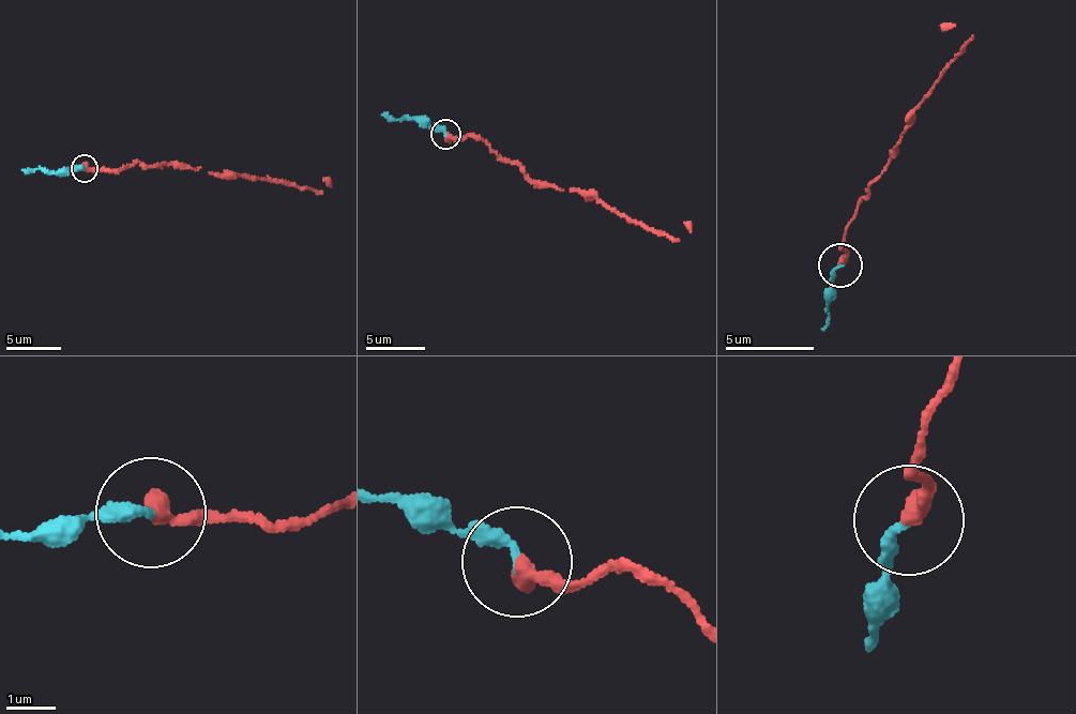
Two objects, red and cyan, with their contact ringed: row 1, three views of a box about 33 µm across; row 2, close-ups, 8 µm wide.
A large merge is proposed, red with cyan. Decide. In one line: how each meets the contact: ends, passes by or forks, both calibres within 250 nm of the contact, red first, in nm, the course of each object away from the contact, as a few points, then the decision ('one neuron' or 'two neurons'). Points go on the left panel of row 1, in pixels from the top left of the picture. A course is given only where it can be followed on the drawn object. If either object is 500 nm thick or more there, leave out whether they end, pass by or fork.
red ends; cyan ends; calibres 400 and 240 nm; course red (84, 168), (99, 171), (139, 162), (154, 167), (168, 163), (319, 191), (331, 185), (323, 178); course cyan (84, 168), (59, 172), (23, 170); two neurons

